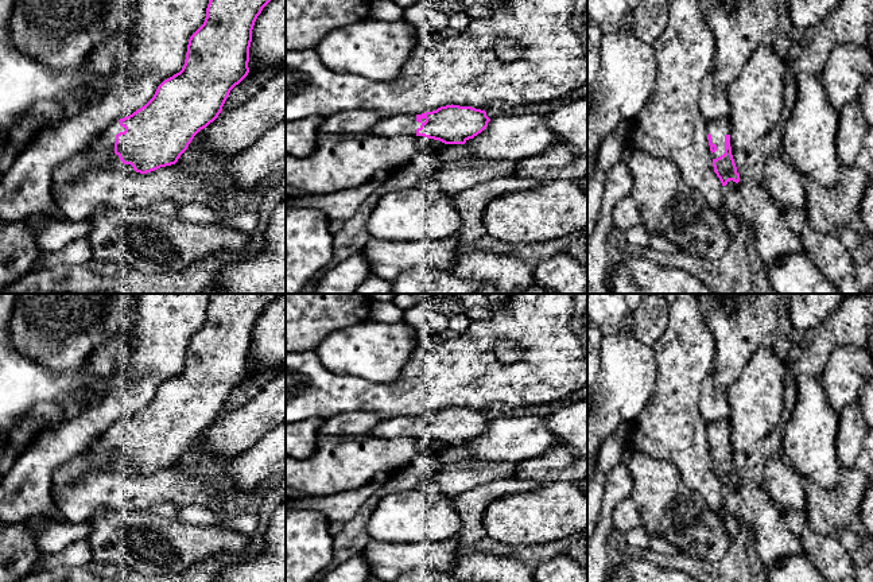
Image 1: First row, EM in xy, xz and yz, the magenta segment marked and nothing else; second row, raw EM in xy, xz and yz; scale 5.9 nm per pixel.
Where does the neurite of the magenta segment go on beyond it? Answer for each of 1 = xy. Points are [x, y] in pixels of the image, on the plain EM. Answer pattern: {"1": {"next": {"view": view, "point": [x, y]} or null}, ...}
{"1": {"next": {"view": "xy", "point": [103, 447]}}}

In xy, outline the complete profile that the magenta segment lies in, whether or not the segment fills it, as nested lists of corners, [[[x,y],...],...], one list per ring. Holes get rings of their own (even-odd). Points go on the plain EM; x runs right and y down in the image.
[[[210,294],[205,323],[189,341],[182,372],[164,381],[144,408],[120,420],[96,439],[88,447],[92,455],[119,459],[140,476],[175,466],[194,438],[218,419],[230,392],[248,377],[249,349],[255,323],[263,310],[280,295],[283,294]]]

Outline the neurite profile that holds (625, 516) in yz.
[[[630,497],[624,498],[613,511],[613,528],[618,532],[628,532],[641,525],[641,515]]]

